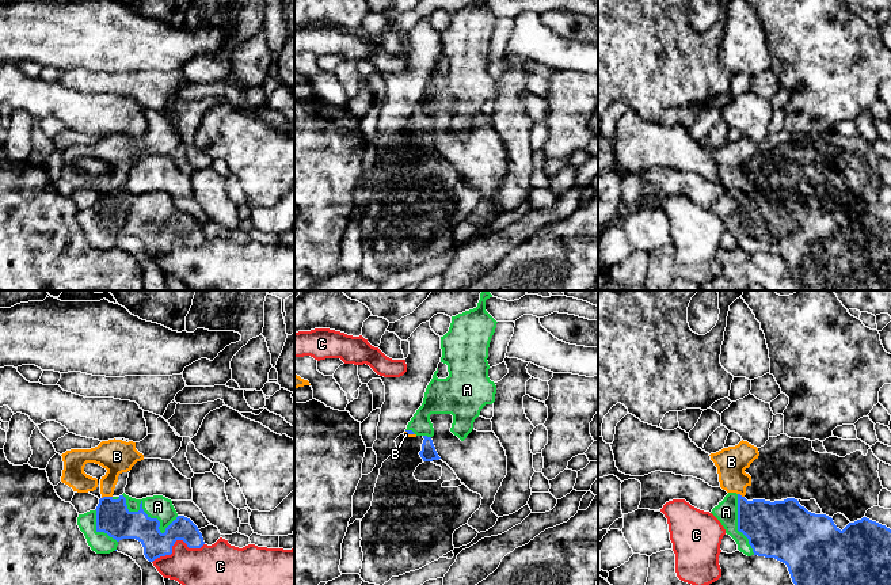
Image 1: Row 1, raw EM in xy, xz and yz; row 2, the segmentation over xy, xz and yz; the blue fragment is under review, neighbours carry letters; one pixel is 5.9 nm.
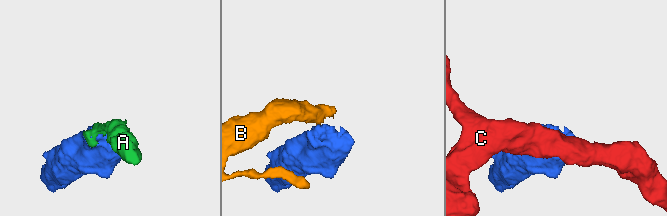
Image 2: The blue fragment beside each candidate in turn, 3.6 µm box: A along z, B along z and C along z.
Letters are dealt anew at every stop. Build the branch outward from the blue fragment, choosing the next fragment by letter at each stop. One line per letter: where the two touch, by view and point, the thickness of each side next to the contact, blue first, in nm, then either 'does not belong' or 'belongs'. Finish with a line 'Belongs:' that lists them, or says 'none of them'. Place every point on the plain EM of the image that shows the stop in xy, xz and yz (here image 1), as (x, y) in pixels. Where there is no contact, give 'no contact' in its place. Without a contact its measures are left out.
A: contact xy (149, 213); calibres 200 and 140 nm; belongs
B: contact xy (106, 193); calibres 200 and 200 nm; does not belong
C: contact xy (174, 239); calibres 160 and 300 nm; does not belong
Belongs: A

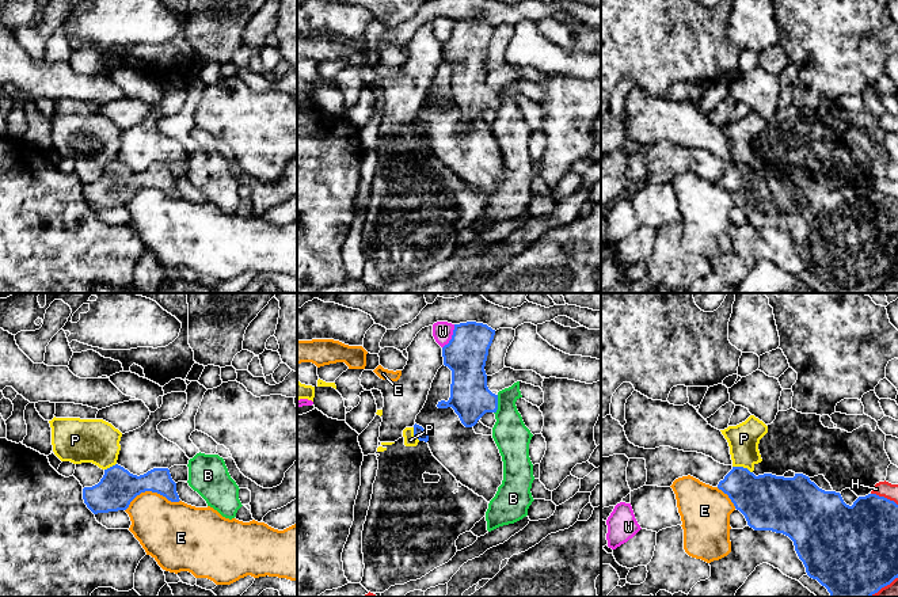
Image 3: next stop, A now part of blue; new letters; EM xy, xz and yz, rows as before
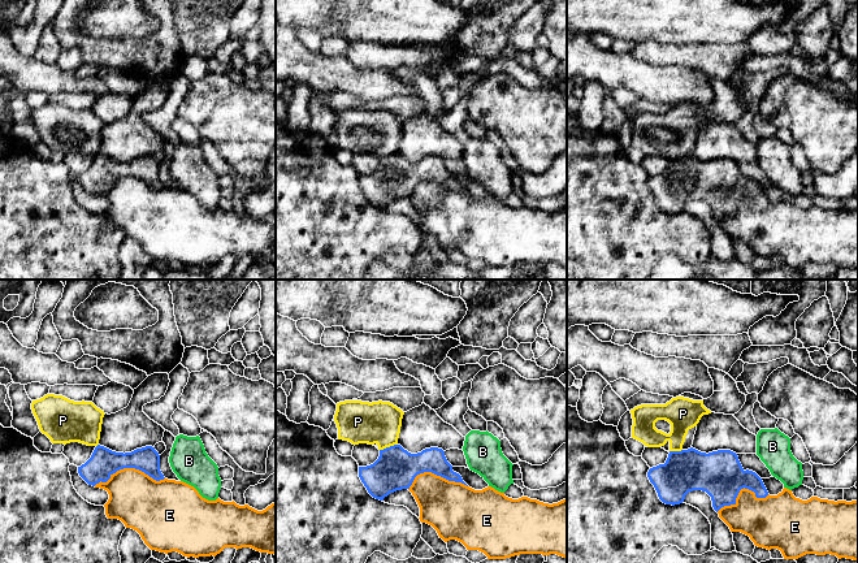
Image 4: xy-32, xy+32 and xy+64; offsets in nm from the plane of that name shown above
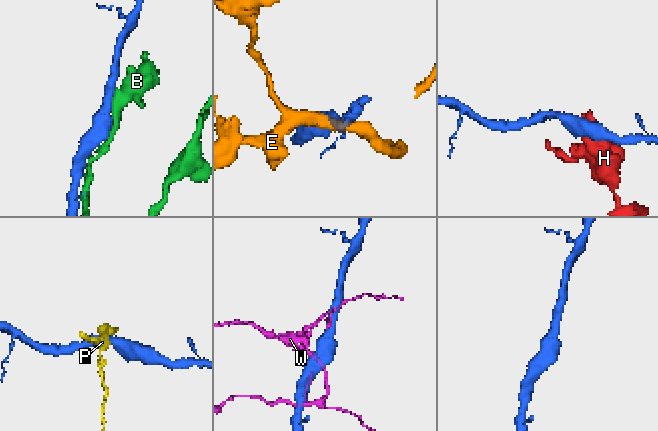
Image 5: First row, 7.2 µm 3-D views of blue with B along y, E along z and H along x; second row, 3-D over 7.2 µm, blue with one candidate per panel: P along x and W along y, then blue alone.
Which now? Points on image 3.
B: contact xz (497, 101); calibres 240 and 200 nm; does not belong
E: contact xy (151, 186); calibres 220 and 340 nm; does not belong
H: contact yz (883, 282); calibres 500 and 120 nm; does not belong
P: contact yz (742, 163); calibres 320 and 190 nm; does not belong
W: contact xz (452, 33); calibres 260 and 120 nm; does not belong
Belongs: none of them

